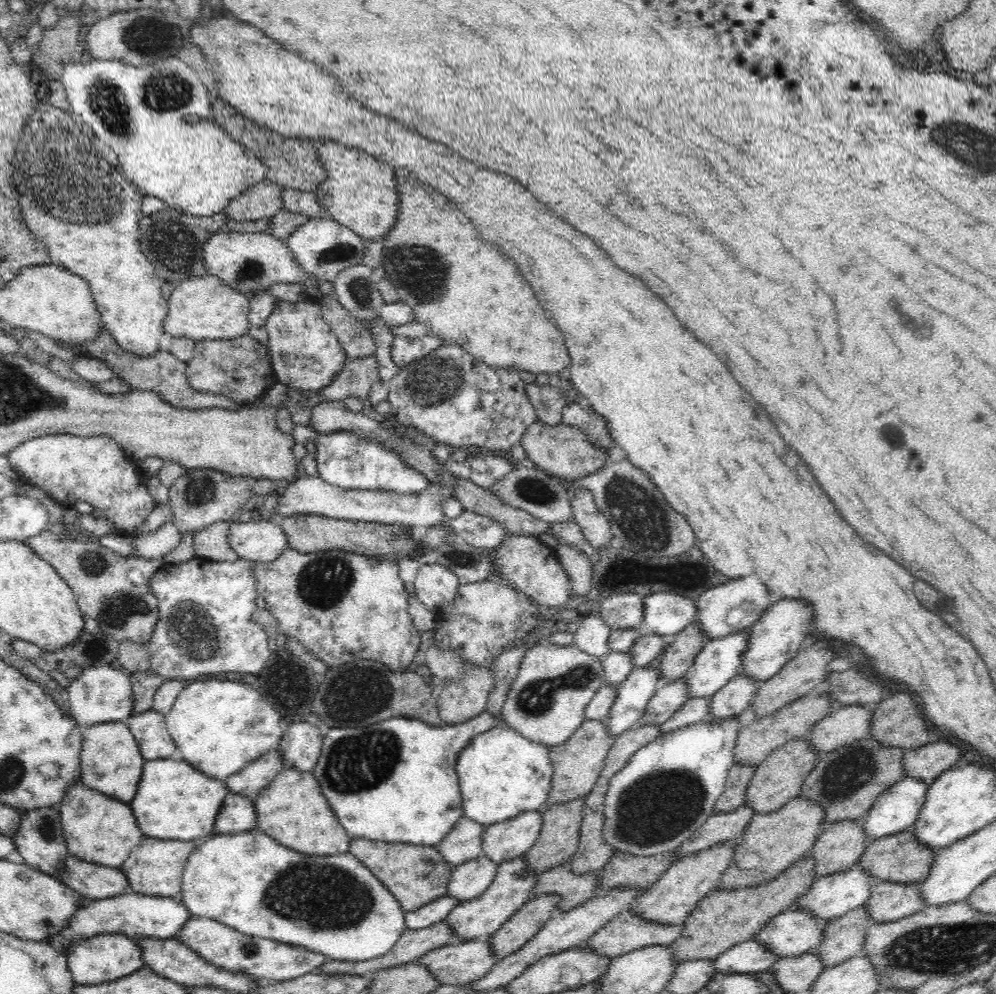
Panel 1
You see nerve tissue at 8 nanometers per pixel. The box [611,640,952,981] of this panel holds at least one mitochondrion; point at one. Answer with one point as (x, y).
(840, 782)

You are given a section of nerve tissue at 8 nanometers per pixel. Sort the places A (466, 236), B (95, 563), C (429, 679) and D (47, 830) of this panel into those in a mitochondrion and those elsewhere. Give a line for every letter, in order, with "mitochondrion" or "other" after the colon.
A: other
B: mitochondrion
C: other
D: mitochondrion

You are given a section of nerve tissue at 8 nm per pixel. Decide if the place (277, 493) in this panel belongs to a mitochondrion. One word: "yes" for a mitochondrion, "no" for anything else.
no

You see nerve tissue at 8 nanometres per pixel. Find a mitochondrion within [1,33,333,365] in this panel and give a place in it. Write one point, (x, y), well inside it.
(92, 199)

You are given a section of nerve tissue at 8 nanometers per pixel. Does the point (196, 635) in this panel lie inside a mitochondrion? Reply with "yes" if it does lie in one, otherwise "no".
yes

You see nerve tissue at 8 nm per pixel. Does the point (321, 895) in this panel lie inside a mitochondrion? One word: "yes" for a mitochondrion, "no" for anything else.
yes

